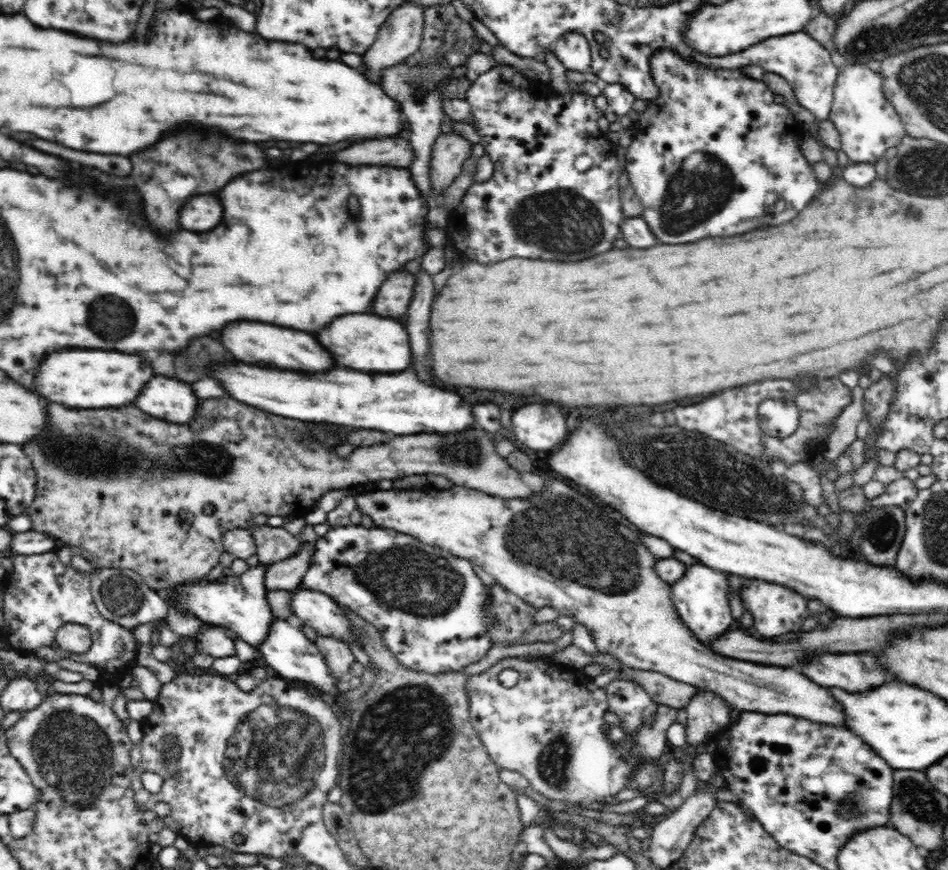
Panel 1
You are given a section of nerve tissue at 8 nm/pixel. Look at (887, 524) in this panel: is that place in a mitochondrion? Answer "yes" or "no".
yes

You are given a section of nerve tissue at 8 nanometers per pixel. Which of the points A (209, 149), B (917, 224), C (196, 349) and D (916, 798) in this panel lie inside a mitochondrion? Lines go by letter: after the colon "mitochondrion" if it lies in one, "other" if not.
A: mitochondrion
B: mitochondrion
C: other
D: mitochondrion

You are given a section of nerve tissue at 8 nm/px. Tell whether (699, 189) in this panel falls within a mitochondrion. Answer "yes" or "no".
yes

